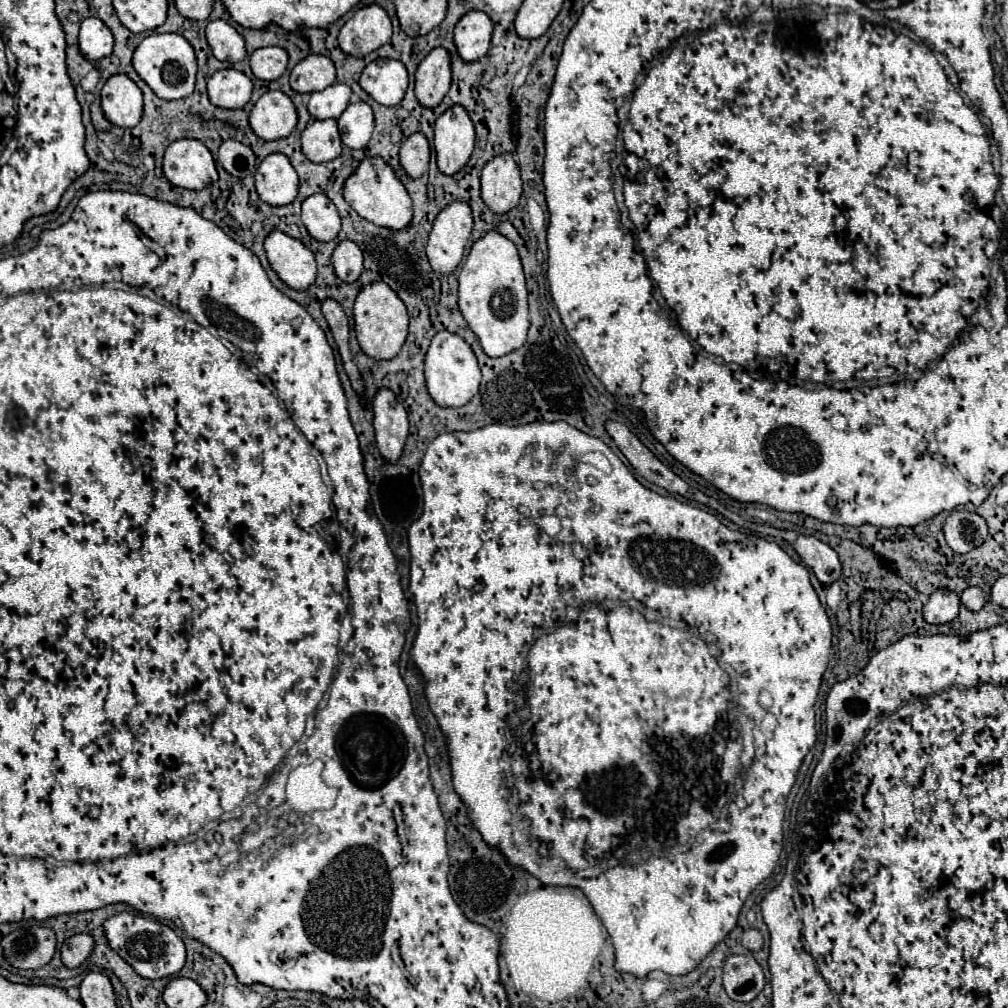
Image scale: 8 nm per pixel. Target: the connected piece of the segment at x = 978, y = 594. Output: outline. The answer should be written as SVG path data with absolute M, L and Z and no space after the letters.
M969 586L961 592L961 604L973 612L977 612L979 608L983 608L983 604L987 602L985 592L979 586Z

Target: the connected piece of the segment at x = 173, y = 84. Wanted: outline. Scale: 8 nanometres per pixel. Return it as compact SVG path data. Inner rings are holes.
M151 34L141 40L133 54L133 66L139 76L149 84L149 88L163 100L177 100L185 98L195 88L195 74L197 74L197 56L189 40L181 34Z

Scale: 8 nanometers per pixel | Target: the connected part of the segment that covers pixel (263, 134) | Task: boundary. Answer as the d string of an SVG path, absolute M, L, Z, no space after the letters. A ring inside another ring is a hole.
M281 90L265 92L253 106L249 124L263 140L277 140L289 136L297 126L297 110L293 100Z

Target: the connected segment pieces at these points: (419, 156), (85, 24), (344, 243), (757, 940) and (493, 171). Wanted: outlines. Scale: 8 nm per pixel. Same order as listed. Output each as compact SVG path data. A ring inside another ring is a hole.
M421 132L411 134L403 142L401 152L399 152L401 166L411 178L419 178L419 176L423 176L427 172L429 156L431 156L431 148L429 148L427 138Z
M87 18L81 22L79 48L87 60L99 60L113 50L113 32L99 18Z
M341 240L331 254L335 274L343 282L355 282L363 272L363 254L353 240Z
M747 928L747 930L743 932L741 942L743 942L743 946L745 946L747 950L751 950L751 952L755 952L755 950L759 950L759 948L763 946L763 938L761 938L759 930L755 930L755 928Z
M503 152L489 160L481 172L481 196L493 212L509 212L521 198L521 170L513 154Z

